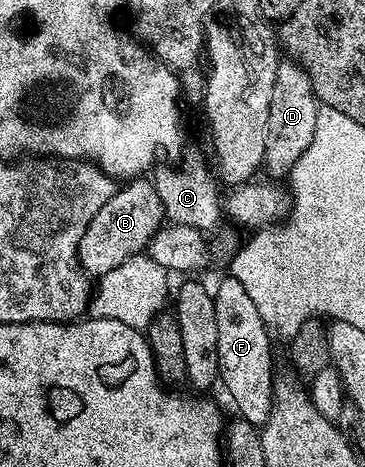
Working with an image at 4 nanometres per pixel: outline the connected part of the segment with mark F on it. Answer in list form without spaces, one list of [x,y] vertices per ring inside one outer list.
[[[233,275],[224,276],[224,280],[213,288],[217,310],[218,383],[221,388],[223,384],[228,398],[235,403],[236,413],[251,424],[261,426],[269,418],[273,406],[277,375],[276,369],[271,369],[273,336],[261,314],[257,314],[257,306],[253,306],[253,298],[249,298],[245,286],[241,286]]]

